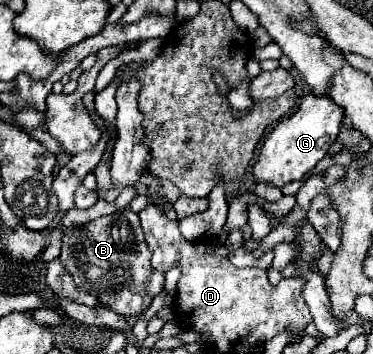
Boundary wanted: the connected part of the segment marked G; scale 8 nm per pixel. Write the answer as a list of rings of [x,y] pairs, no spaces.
[[[308,93],[300,99],[298,109],[282,119],[272,133],[266,137],[258,161],[252,169],[256,181],[270,181],[278,187],[286,185],[288,181],[302,181],[302,177],[316,167],[318,161],[322,161],[328,153],[328,147],[334,143],[334,139],[340,133],[340,123],[344,119],[344,109],[336,105],[328,95],[314,95]]]

